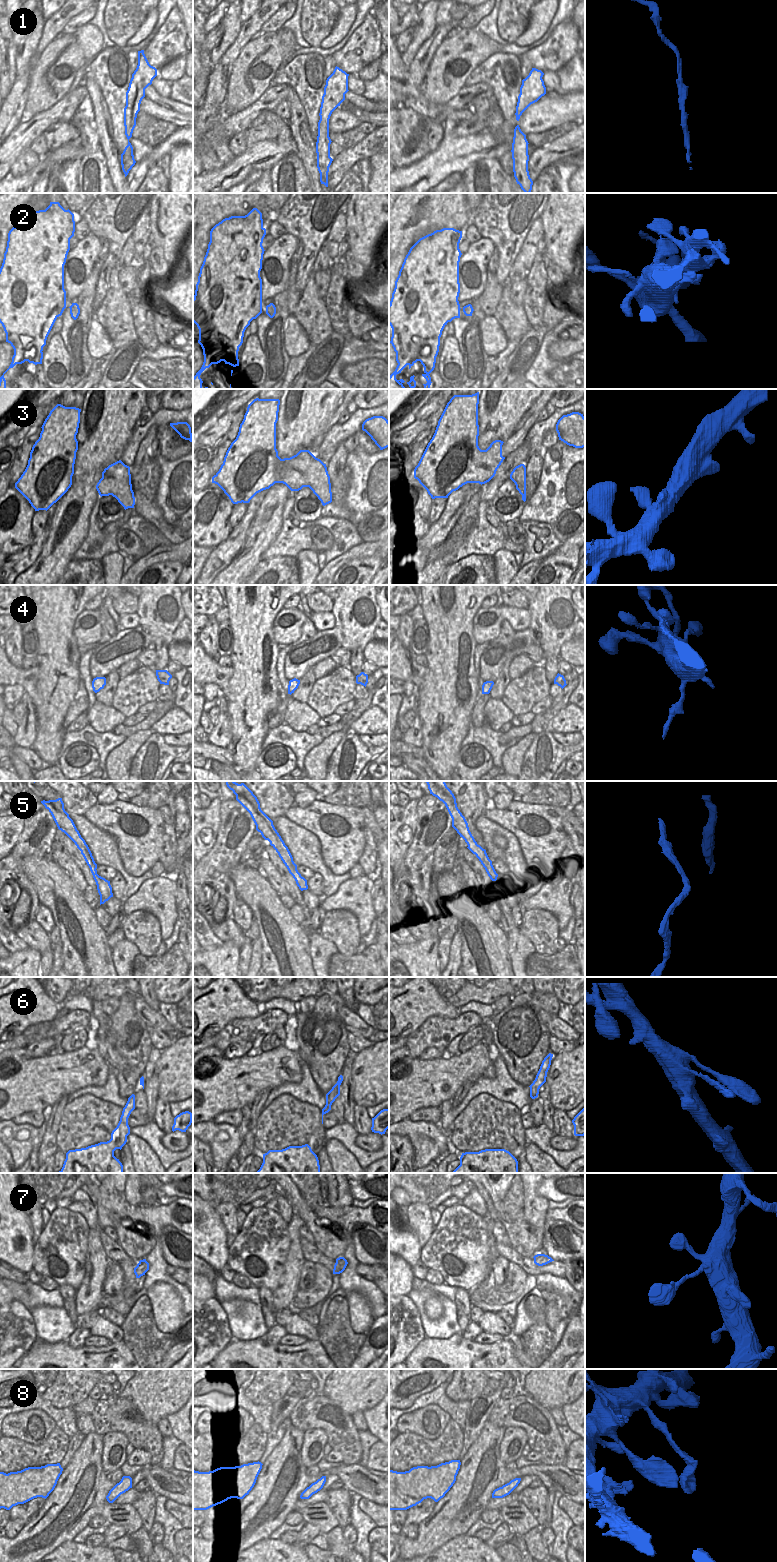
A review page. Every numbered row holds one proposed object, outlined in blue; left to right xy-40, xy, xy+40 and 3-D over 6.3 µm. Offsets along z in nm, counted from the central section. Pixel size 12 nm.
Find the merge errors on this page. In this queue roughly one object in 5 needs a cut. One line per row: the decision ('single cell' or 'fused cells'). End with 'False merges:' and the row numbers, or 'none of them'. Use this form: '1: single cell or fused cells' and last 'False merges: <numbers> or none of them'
1: single cell
2: single cell
3: single cell
4: fused cells
5: single cell
6: single cell
7: single cell
8: single cell
False merges: 4

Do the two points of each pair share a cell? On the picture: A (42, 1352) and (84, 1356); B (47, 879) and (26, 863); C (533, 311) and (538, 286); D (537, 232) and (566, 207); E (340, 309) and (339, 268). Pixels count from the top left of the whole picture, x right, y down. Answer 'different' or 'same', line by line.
A: same
B: same
C: same
D: different
E: same

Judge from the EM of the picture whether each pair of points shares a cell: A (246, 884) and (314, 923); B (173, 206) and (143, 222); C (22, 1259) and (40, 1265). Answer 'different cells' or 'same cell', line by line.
A: different cells
B: different cells
C: different cells

